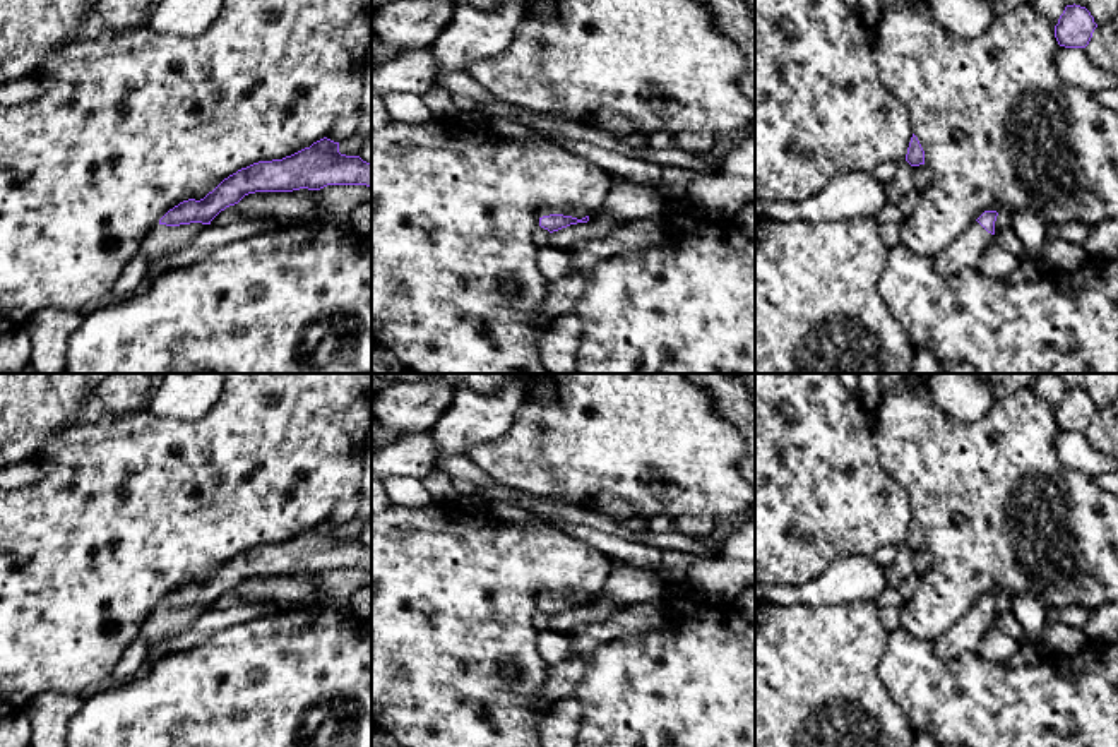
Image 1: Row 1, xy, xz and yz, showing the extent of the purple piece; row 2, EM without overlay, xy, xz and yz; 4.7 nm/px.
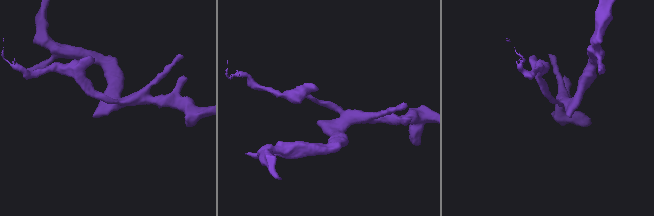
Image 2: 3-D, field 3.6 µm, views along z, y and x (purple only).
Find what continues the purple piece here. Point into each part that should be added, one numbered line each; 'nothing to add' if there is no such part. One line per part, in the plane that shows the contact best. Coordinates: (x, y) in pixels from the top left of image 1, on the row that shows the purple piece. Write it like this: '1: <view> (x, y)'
1: xz (574, 211)

